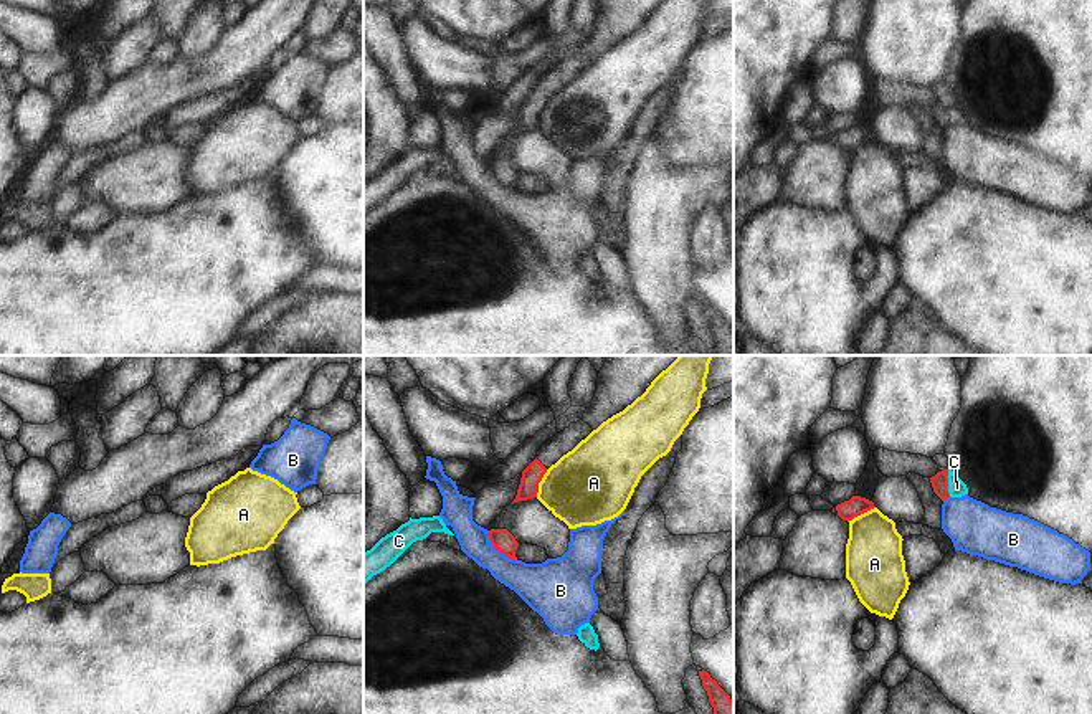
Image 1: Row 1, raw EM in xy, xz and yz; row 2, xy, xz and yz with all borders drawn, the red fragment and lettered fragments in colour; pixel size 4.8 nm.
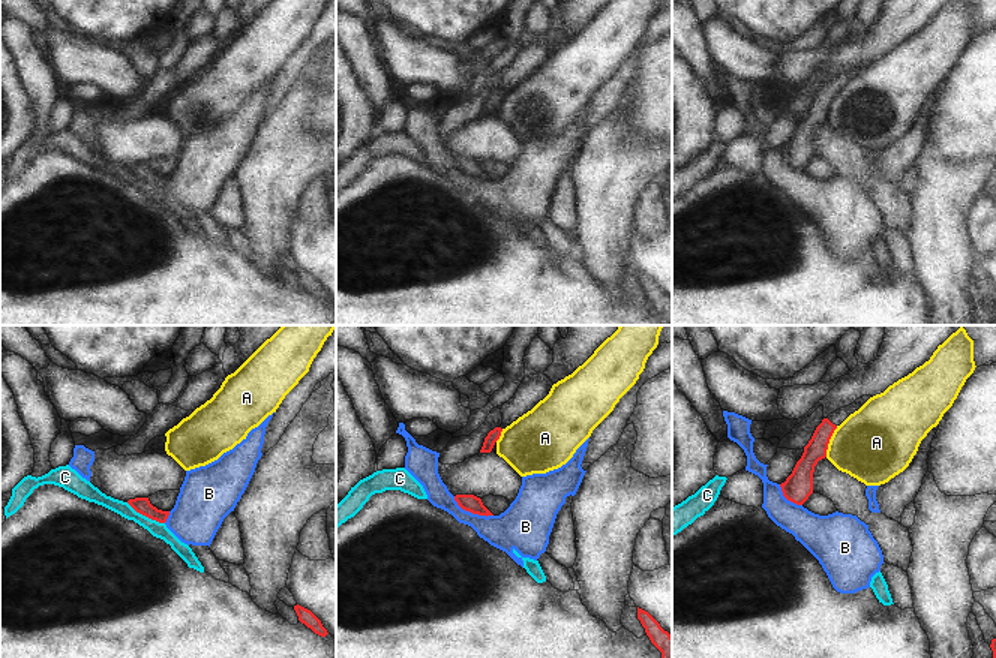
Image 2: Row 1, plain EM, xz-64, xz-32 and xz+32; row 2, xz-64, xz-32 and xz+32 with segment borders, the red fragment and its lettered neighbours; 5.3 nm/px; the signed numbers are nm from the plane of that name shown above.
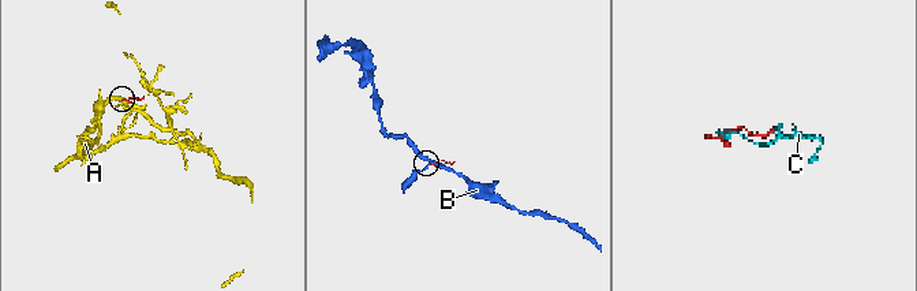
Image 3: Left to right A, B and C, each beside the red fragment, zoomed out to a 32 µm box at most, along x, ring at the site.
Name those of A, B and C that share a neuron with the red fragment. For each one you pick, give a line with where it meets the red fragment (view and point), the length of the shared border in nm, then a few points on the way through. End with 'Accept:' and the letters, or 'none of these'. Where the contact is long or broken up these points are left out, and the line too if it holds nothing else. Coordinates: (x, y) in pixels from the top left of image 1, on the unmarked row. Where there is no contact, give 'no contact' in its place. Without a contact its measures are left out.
Accept: none of these

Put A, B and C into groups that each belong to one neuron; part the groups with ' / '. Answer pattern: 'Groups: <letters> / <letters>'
Groups: A / B / C.

